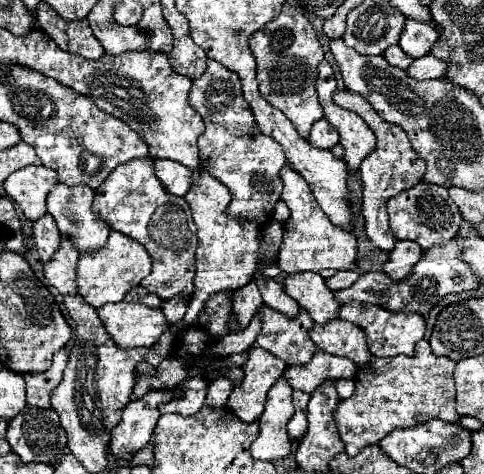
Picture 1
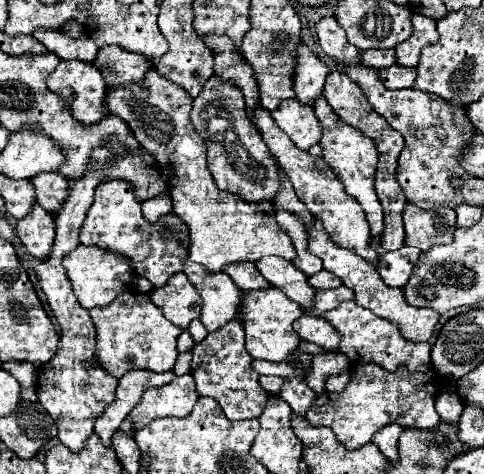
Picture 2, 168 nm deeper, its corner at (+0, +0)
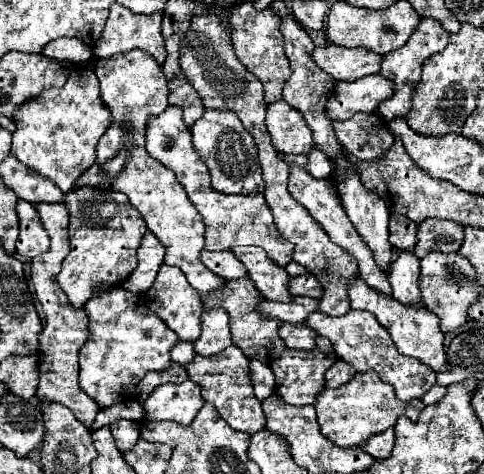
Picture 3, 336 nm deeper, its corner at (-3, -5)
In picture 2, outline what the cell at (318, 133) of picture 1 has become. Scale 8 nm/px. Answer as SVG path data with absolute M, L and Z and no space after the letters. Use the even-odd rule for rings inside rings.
M283 100L279 108L271 110L275 124L293 140L301 150L309 150L321 140L321 126L311 106L293 100Z

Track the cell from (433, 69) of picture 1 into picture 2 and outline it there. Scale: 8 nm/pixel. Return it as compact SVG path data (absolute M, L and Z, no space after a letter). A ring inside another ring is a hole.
M393 64L391 68L379 70L379 80L383 80L383 84L389 90L411 88L411 84L415 84L415 78L417 78L417 68L403 68L399 64Z

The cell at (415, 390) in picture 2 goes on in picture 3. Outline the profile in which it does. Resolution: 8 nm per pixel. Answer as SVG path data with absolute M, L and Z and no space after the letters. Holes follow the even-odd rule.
M376 371L356 373L352 381L338 389L322 389L322 393L318 393L318 401L314 403L322 435L330 437L330 441L338 447L360 447L372 435L394 427L402 415L418 421L418 413L424 407L426 405L422 399L410 399L406 403L398 401L394 389L384 383Z

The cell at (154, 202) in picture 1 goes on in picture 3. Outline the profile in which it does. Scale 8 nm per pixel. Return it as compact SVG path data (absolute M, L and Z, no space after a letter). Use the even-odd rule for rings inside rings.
M92 187L72 189L66 193L64 205L70 211L70 255L64 259L56 281L70 303L82 307L98 285L120 285L136 269L136 251L146 233L146 223L140 211L134 209L120 191L98 191Z

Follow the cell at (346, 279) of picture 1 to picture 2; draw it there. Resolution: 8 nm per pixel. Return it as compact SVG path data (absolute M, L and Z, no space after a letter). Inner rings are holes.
M321 270L321 272L313 274L313 276L309 276L309 284L315 290L327 290L327 288L339 288L341 286L341 280L335 274L331 274L327 270Z

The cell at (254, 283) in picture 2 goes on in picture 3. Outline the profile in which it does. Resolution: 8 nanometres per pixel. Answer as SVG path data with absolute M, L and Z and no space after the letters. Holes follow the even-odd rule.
M206 251L206 255L200 253L200 259L212 273L216 273L218 277L222 277L226 281L236 281L242 277L248 277L246 267L242 265L240 259L234 257L234 253L210 253L210 251Z

